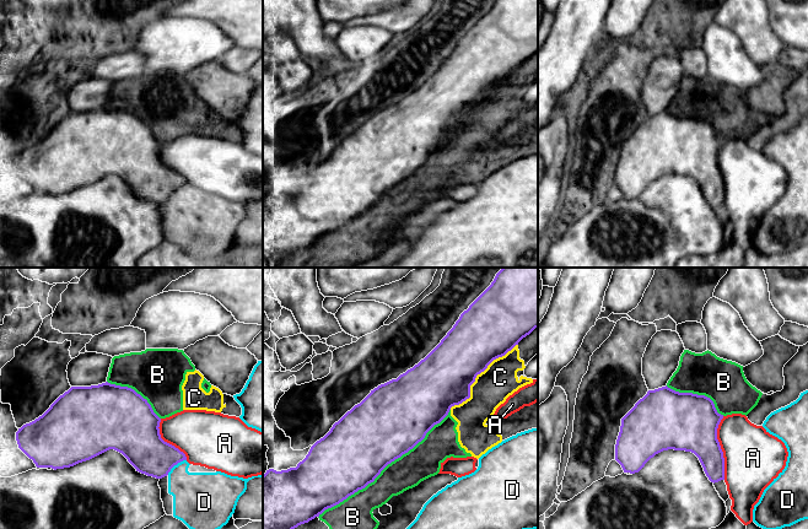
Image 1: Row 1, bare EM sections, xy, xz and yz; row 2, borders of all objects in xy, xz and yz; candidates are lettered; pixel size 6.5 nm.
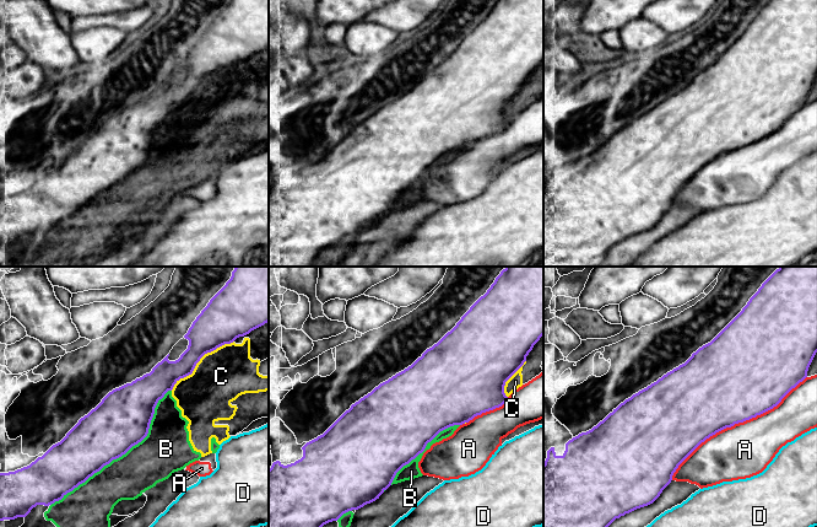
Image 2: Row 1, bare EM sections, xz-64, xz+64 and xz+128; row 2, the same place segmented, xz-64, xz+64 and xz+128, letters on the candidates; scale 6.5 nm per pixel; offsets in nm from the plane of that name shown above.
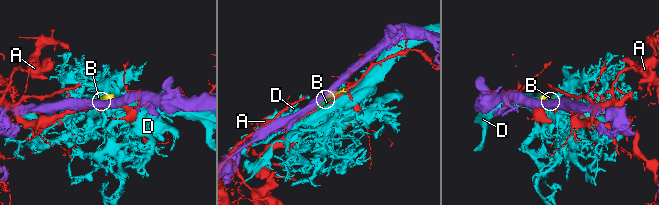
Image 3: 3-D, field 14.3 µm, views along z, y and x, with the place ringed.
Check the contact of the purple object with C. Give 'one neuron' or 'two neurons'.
two neurons

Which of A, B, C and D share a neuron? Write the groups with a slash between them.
A / B C / D

